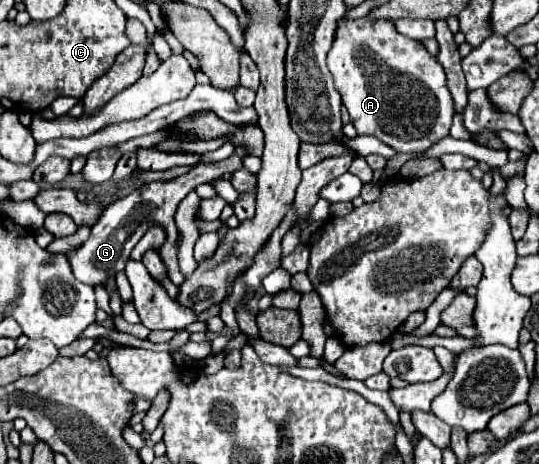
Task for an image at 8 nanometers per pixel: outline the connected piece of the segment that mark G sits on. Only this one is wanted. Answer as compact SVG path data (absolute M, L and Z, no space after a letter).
M238 144L234 146L234 154L222 162L216 164L198 164L194 170L190 170L184 176L178 176L174 180L166 180L166 182L150 182L140 186L138 190L130 192L128 196L112 202L110 206L106 206L106 210L102 212L102 216L98 218L98 222L92 226L92 234L90 238L76 248L74 252L68 254L68 260L72 264L72 272L76 276L76 280L96 286L96 284L104 284L110 276L114 278L116 272L120 272L126 264L126 260L130 258L132 248L136 246L136 242L154 226L162 226L167 232L167 239L160 249L159 255L165 264L170 280L180 286L185 277L182 275L177 259L176 248L176 224L174 224L174 214L178 204L186 198L188 192L192 192L198 184L204 184L212 178L220 178L224 172L236 172L244 166L244 158L248 156L248 148Z

